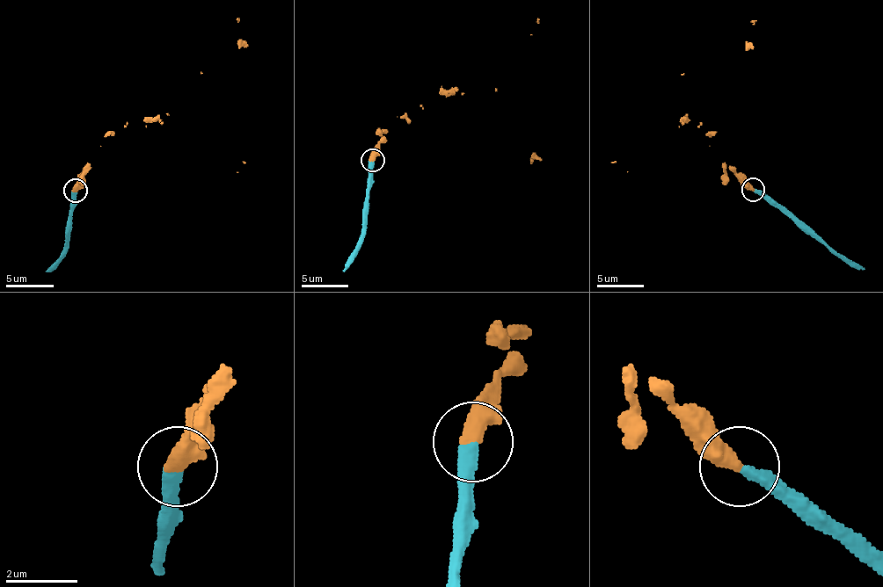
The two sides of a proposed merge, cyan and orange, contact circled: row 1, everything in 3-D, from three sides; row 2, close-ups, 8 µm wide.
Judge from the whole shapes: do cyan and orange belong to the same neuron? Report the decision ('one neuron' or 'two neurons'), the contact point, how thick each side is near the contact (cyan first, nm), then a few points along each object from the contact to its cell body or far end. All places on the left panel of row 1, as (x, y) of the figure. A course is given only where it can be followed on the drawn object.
one neuron; place (76, 190); calibres 400 and 480 nm; course cyan (75, 189), (68, 249), (46, 271); course orange (75, 189), (104, 137), (127, 122), (168, 113), (201, 72), (237, 18)

